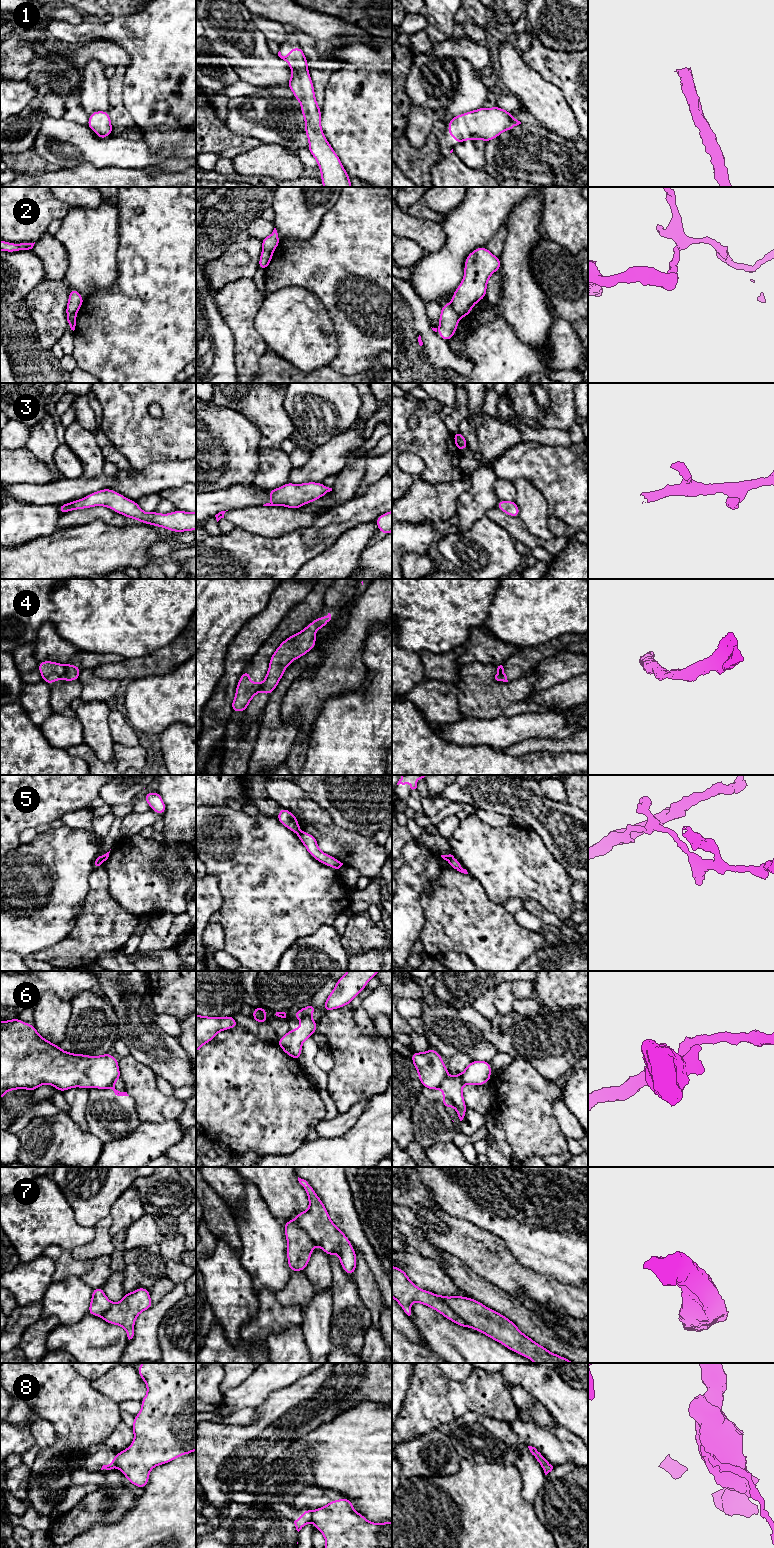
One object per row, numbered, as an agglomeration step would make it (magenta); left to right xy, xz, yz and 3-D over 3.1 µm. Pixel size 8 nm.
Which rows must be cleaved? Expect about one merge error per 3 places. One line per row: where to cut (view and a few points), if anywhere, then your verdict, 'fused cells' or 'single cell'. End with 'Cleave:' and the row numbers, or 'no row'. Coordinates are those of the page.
1: no cut; single cell
2: cut in yz along (449, 303), (460, 317); fused cells
3: no cut; single cell
4: cut in xy along (66, 665), (66, 670), (61, 678); fused cells
5: cut in xz along (299, 830), (297, 833); fused cells
6: cut in yz along (447, 1076), (437, 1088); fused cells
7: cut in yz along (436, 1295), (471, 1327); fused cells
8: cut in xy along (117, 1454), (115, 1466); fused cells
Cleave: 2, 4, 5, 6, 7, 8

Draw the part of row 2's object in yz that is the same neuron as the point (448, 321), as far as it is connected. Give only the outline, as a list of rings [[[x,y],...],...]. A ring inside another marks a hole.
[[[450,303],[444,304],[439,317],[439,336],[449,341],[455,334],[460,316],[455,312]]]

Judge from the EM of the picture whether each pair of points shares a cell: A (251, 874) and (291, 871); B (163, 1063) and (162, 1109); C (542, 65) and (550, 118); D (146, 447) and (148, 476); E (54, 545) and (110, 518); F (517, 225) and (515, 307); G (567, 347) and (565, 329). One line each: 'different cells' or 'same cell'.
A: same cell
B: different cells
C: different cells
D: different cells
E: different cells
F: same cell
G: same cell

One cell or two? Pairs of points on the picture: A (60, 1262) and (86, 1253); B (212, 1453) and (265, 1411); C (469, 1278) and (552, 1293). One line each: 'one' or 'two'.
A: two
B: one
C: two

